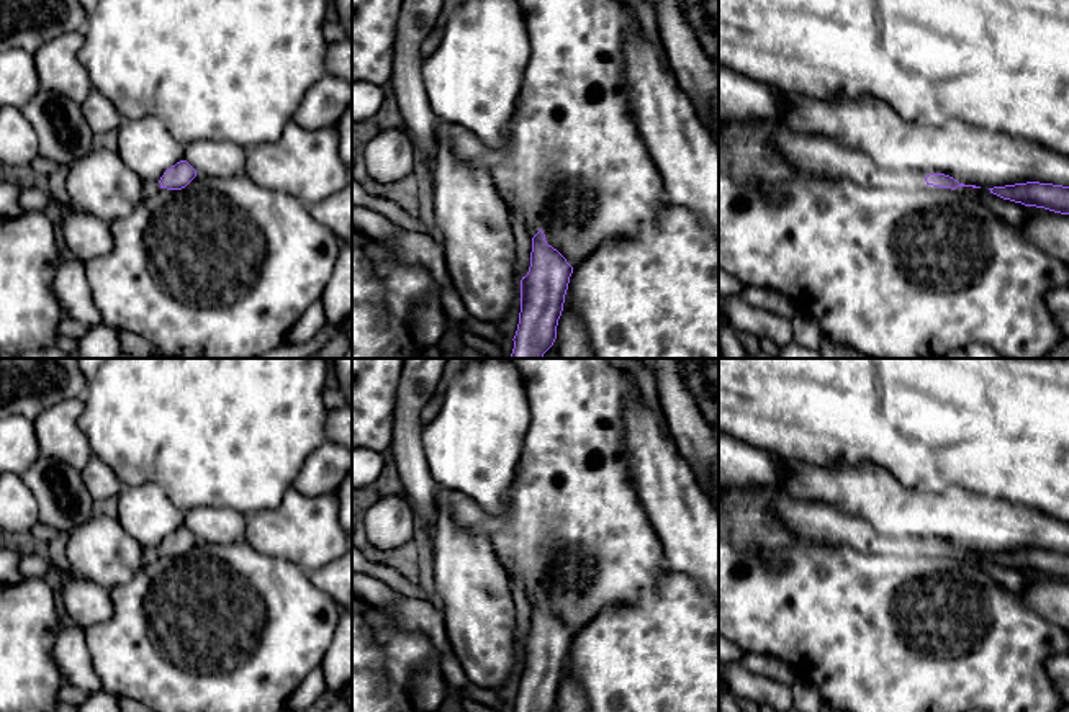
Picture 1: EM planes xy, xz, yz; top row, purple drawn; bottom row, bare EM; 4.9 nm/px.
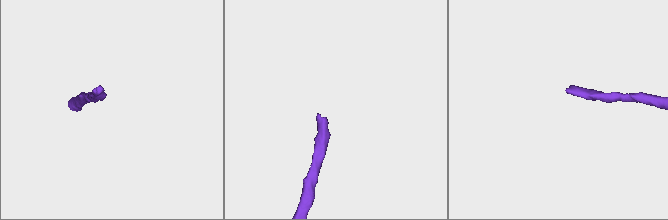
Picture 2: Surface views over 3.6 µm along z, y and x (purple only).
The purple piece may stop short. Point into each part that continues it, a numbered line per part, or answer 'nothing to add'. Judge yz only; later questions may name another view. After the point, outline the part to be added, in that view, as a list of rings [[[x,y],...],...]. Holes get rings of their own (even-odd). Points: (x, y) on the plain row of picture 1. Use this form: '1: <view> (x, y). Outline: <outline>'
1: yz (817, 522). Outline: [[[783,489],[773,494],[771,507],[789,529],[812,543],[851,547],[863,553],[927,552],[918,539],[884,535],[863,517],[835,506],[796,499]]]

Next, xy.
nothing to add

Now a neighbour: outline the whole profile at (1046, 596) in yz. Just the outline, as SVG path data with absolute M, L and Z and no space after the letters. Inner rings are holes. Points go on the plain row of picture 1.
M1028 573L1028 588L1018 596L1028 609L1069 632L1069 581Z

